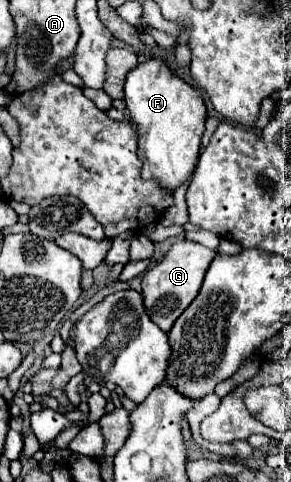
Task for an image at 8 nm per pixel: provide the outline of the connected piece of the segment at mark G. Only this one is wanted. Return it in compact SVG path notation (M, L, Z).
M183 239L183 241L173 243L171 249L165 253L165 257L153 269L149 269L145 273L141 295L143 295L143 301L145 301L147 315L159 325L161 331L169 331L171 325L175 323L175 319L195 299L195 295L201 289L203 277L205 277L209 265L211 265L211 261L215 259L215 255L217 255L217 251L213 251L213 249L209 249L201 243Z

